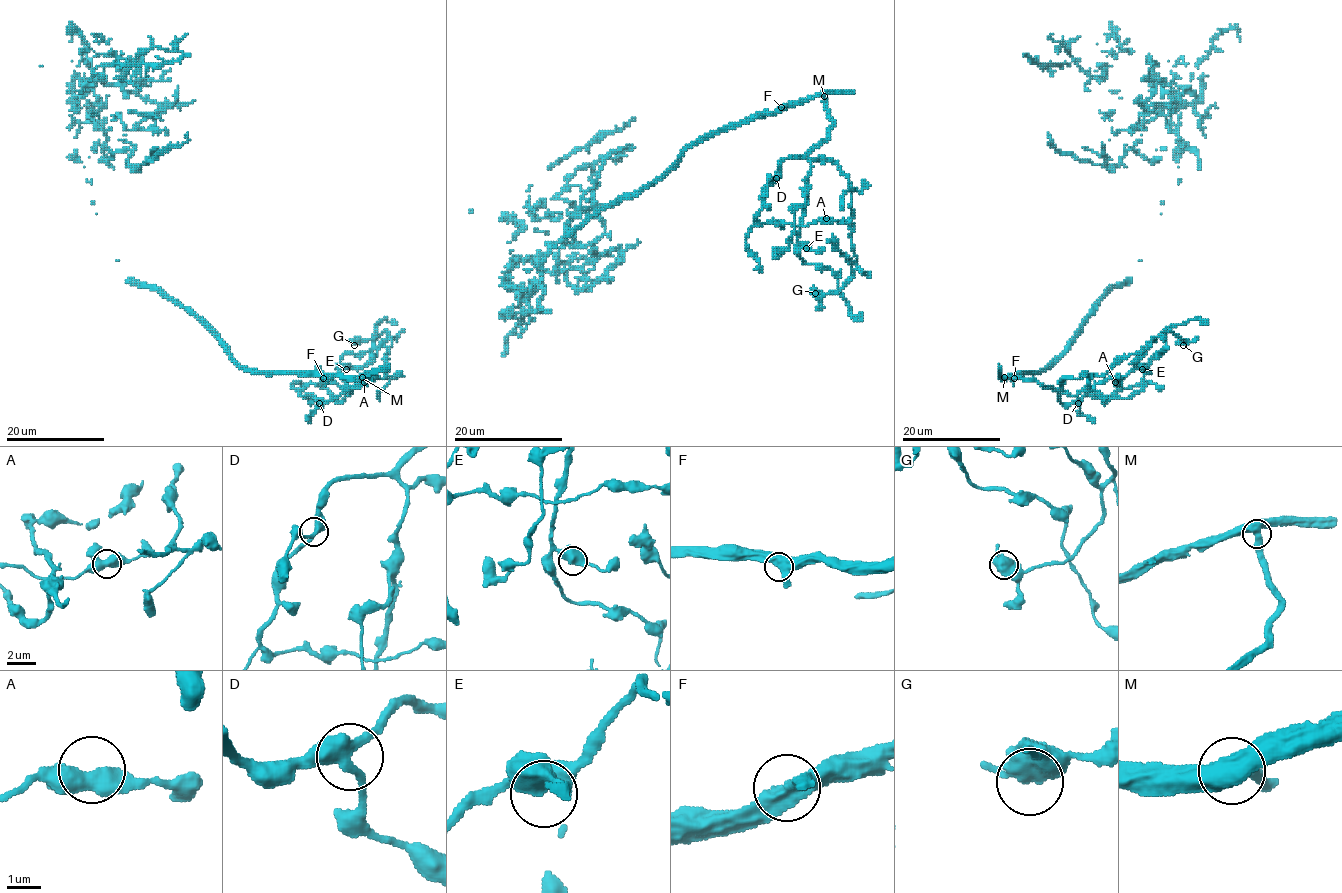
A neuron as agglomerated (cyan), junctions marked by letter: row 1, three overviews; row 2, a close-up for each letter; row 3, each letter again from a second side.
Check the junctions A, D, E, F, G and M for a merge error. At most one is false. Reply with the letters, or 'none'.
none

